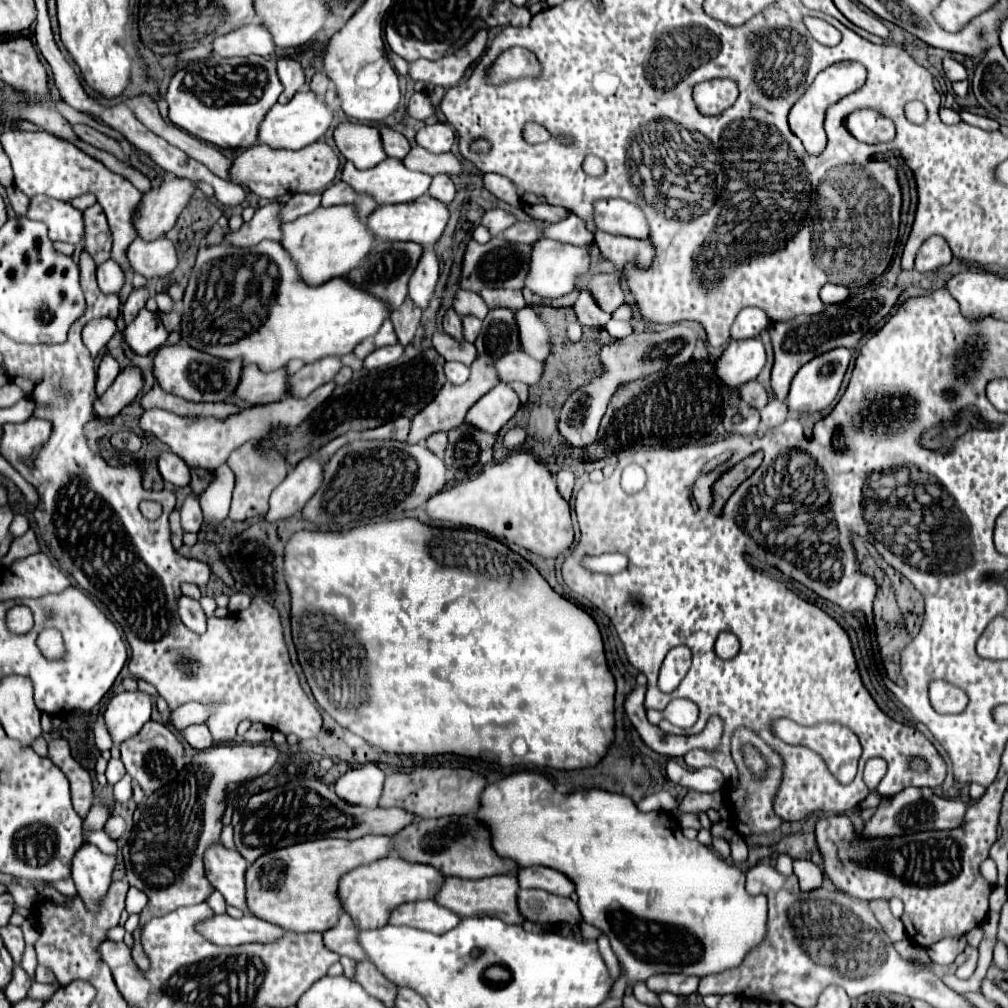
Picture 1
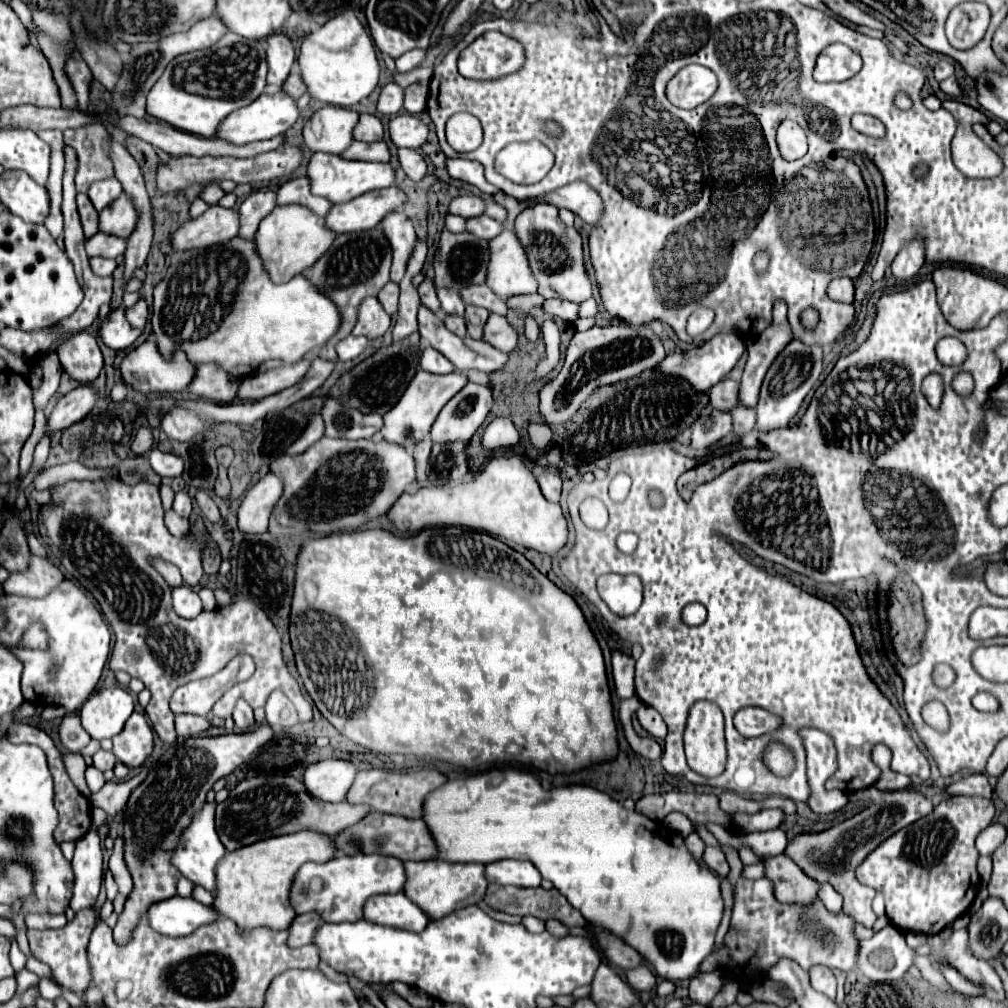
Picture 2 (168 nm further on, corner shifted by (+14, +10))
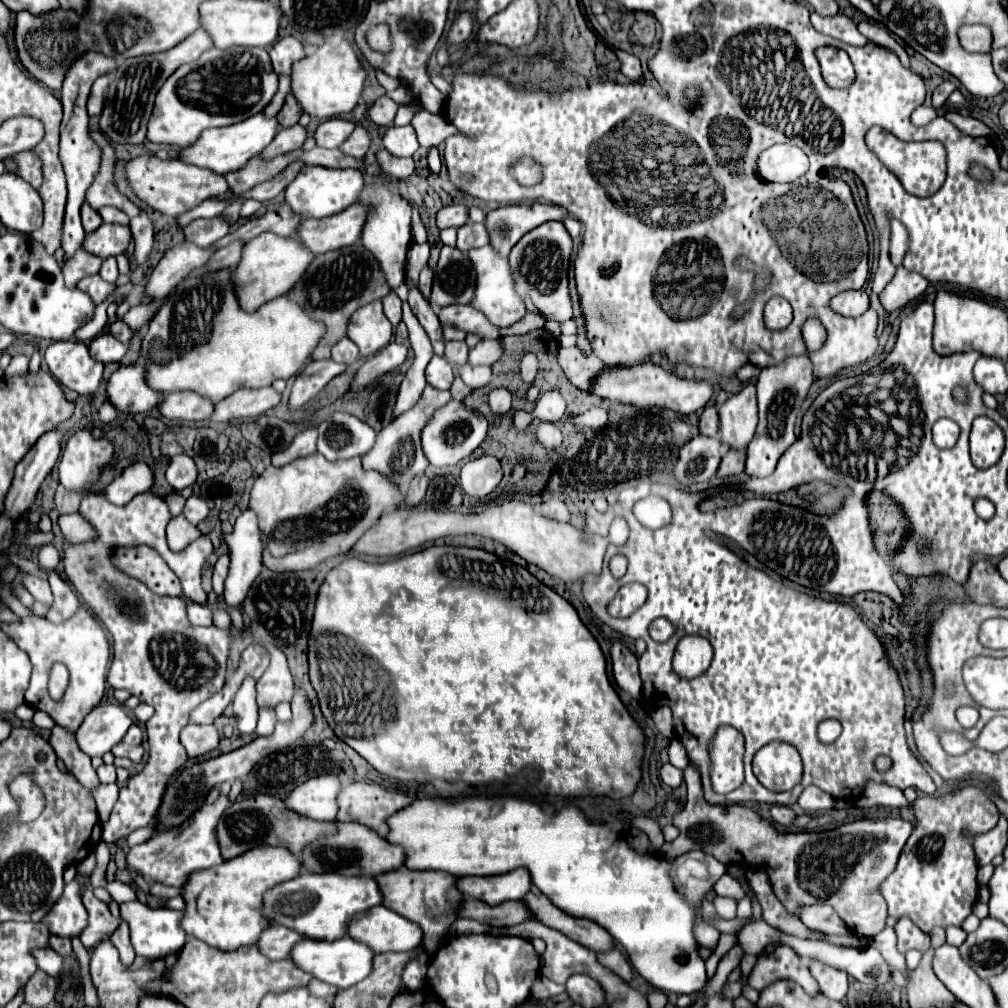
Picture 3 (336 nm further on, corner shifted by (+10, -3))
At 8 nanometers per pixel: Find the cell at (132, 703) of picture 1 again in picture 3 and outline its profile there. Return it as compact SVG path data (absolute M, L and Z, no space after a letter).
M99 704L75 732L77 746L91 758L103 756L121 742L131 724L133 718L121 704Z

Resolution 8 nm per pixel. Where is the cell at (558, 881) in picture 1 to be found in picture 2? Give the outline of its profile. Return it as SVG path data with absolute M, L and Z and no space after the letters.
M503 859L487 865L487 875L491 883L497 885L517 885L517 887L539 887L541 873L529 861Z

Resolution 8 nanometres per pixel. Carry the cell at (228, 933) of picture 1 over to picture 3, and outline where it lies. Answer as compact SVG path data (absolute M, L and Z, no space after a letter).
M135 900L135 902L121 902L119 904L119 916L129 926L131 946L133 946L137 956L147 956L151 960L165 958L167 954L179 952L183 948L183 944L185 944L185 932L179 926L181 912L177 912L177 910L151 908L147 904L141 904L139 900Z

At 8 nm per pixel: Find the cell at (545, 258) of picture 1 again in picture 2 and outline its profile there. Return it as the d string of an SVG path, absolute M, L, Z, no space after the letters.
M505 229L489 241L491 261L487 285L503 299L511 295L537 293L537 279L529 267L527 251L521 245L515 229Z

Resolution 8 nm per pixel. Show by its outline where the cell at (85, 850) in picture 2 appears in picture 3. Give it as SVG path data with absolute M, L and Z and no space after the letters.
M89 888L83 894L83 906L89 912L89 924L81 934L81 942L89 952L93 952L97 944L101 944L107 936L111 936L119 928L121 920L111 916L107 904L93 896L93 888Z

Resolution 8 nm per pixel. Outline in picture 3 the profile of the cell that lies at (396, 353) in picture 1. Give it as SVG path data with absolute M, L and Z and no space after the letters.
M341 338L337 344L333 344L331 358L335 362L343 362L343 364L349 366L359 358L359 352L357 352L357 346L349 338Z

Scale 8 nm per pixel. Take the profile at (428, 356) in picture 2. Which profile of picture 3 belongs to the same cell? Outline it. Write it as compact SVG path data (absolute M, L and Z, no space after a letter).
M435 354L427 366L427 384L435 386L439 390L449 390L453 384L453 378L455 378L455 372L453 372L451 364L445 358Z

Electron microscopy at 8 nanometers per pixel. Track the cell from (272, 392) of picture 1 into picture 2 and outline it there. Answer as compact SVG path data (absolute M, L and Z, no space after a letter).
M215 363L199 365L197 379L189 385L189 391L197 397L219 401L219 403L231 403L237 399L237 389L241 385L241 379L223 371Z

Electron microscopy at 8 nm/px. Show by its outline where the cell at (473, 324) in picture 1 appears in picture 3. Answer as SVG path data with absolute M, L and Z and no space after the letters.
M447 342L445 344L445 358L449 364L457 364L463 366L467 362L467 344L465 342Z

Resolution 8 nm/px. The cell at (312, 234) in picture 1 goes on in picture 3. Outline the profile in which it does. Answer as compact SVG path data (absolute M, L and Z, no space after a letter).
M267 232L267 234L261 234L257 238L249 240L243 246L239 264L231 272L233 288L237 288L235 294L237 294L241 308L245 312L255 312L261 304L289 292L289 288L293 288L293 284L297 280L301 280L301 272L305 272L309 260L313 260L313 258L315 256L305 246L301 246L297 236L279 238L279 236L273 236Z

